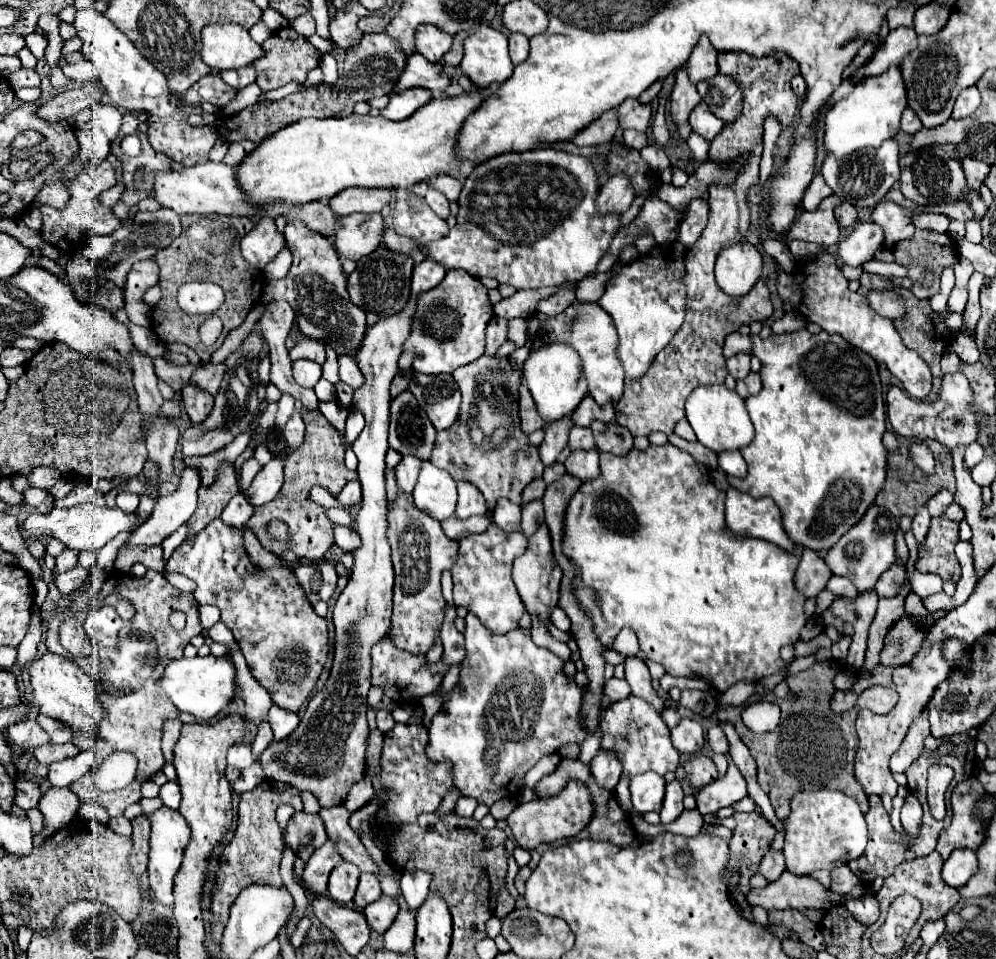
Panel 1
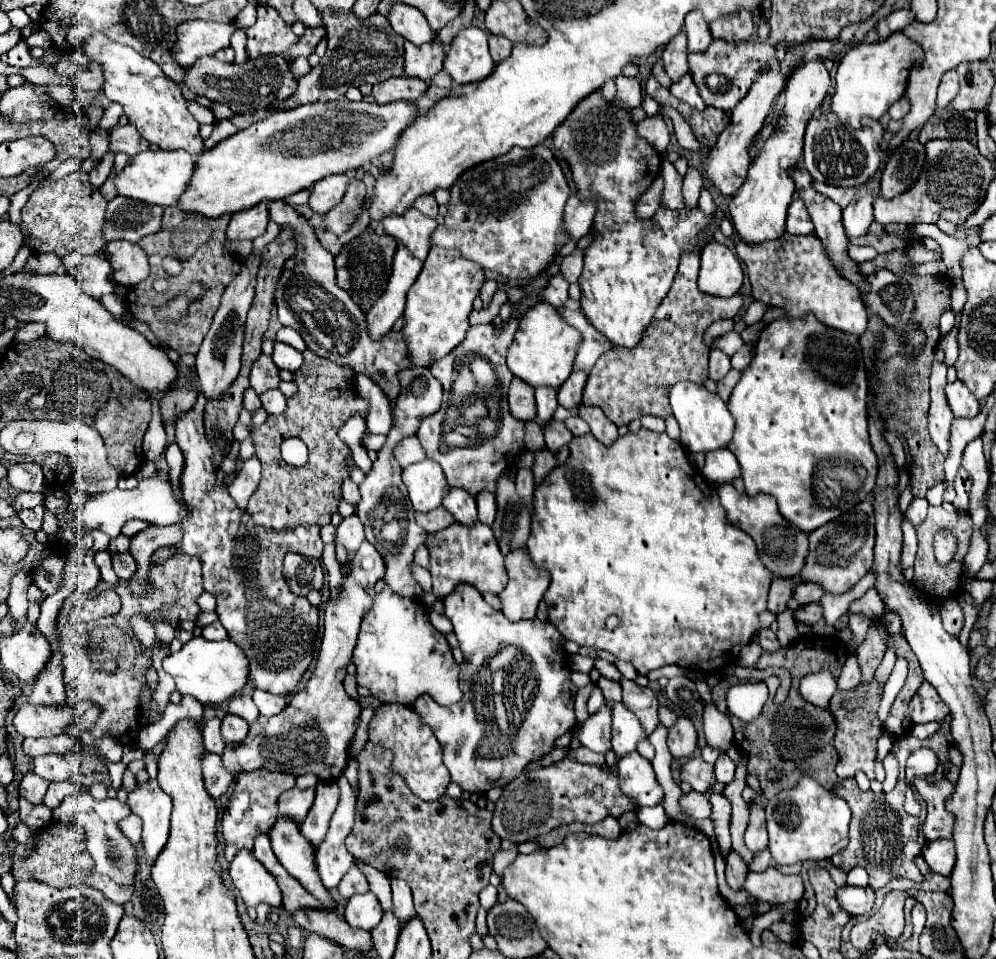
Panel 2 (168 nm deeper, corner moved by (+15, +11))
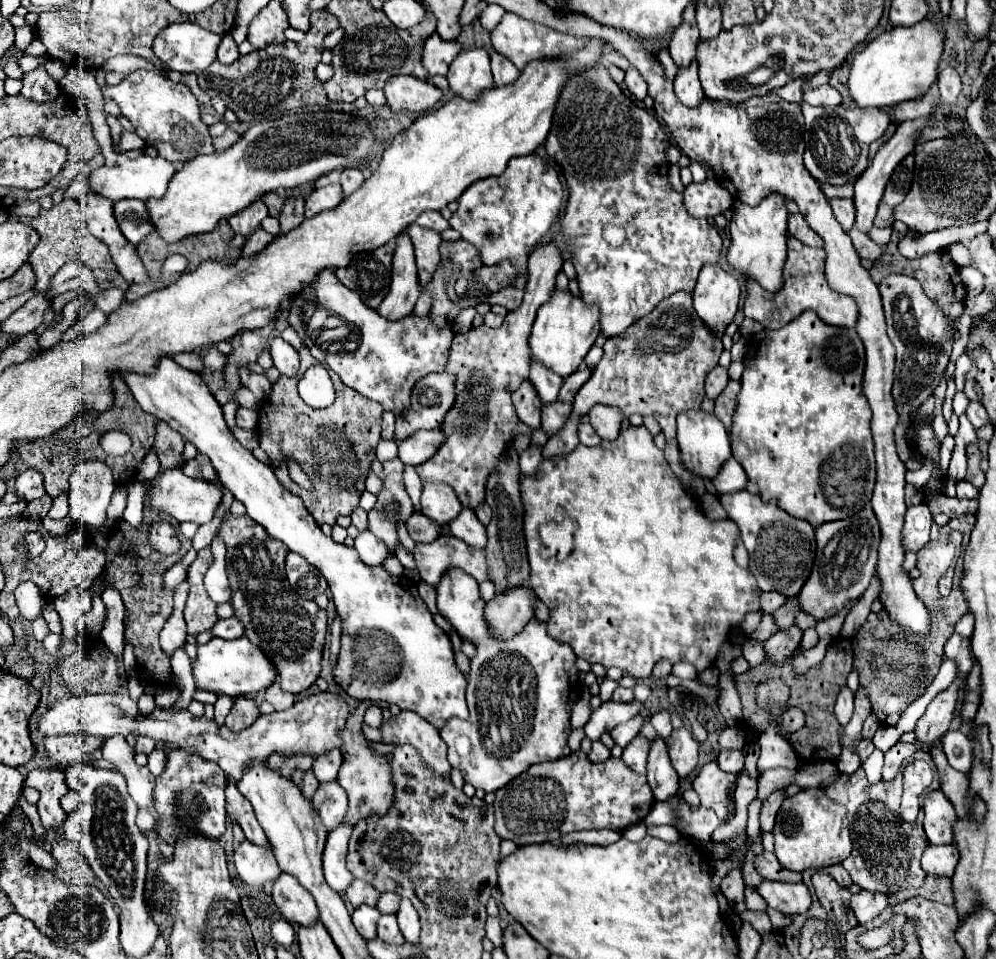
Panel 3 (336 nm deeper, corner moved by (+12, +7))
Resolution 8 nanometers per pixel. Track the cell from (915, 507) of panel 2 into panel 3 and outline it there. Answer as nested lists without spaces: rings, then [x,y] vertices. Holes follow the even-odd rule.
[[[919,503],[909,507],[903,527],[905,551],[919,551],[929,541],[929,531],[931,531],[931,511],[927,509],[927,505]]]

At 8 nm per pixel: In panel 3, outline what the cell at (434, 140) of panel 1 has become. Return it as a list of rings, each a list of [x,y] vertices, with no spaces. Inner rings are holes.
[[[307,111],[255,123],[231,149],[187,161],[171,179],[165,197],[147,203],[151,221],[155,221],[155,229],[169,243],[211,231],[219,219],[237,215],[267,193],[295,189],[331,171],[357,167],[355,163],[365,159],[375,143],[377,135],[371,121],[345,111]]]

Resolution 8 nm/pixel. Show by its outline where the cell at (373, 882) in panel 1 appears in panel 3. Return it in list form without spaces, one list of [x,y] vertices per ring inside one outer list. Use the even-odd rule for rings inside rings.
[[[355,879],[355,881],[347,887],[345,895],[347,895],[347,899],[349,899],[349,903],[351,903],[353,907],[359,907],[359,905],[363,905],[363,903],[375,907],[375,901],[379,899],[379,891],[377,891],[375,887],[371,887],[367,881],[361,881],[361,879]]]

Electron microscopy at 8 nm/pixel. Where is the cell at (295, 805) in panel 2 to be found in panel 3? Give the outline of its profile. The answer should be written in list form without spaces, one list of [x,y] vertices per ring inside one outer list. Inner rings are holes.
[[[311,769],[309,771],[295,771],[293,777],[291,777],[291,781],[303,791],[305,799],[311,799],[315,795],[317,787],[319,787],[319,781],[315,779],[315,775],[313,775]]]

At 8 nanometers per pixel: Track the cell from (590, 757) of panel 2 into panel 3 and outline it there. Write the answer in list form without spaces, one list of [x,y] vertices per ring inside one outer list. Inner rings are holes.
[[[595,741],[593,747],[591,747],[591,753],[589,753],[589,761],[591,763],[601,763],[601,761],[607,761],[609,757],[611,757],[609,749],[601,741]]]

